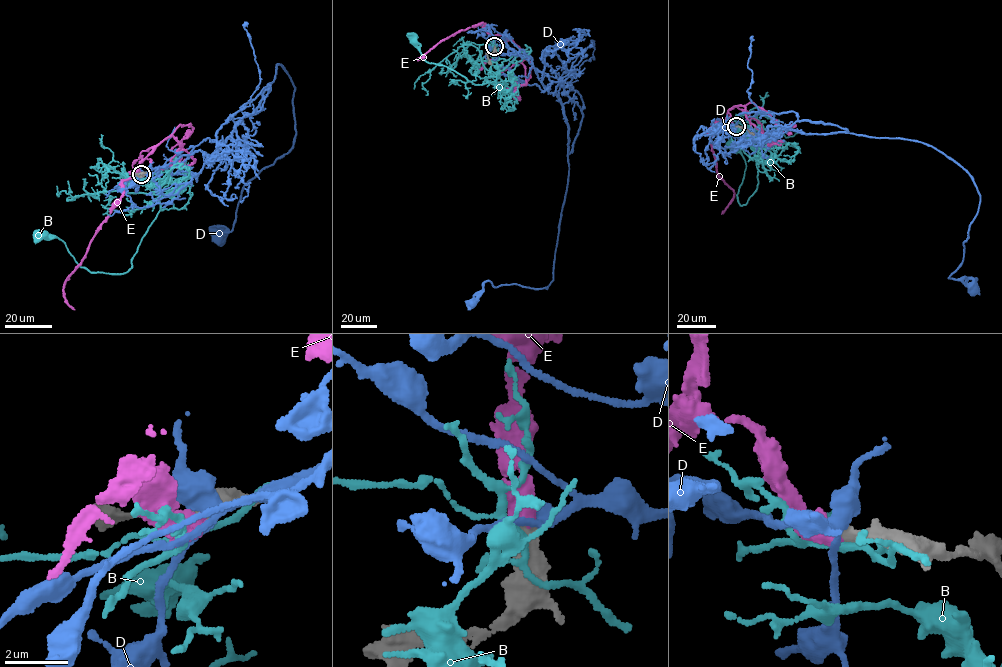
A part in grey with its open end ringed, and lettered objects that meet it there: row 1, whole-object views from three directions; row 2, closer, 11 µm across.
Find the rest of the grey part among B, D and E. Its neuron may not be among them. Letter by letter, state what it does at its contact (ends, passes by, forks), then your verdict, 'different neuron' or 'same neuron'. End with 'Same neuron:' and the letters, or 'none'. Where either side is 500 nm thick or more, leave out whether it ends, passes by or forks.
B: it forks | different neuron
D: it forks | different neuron
E: same neuron
Same neuron: E

